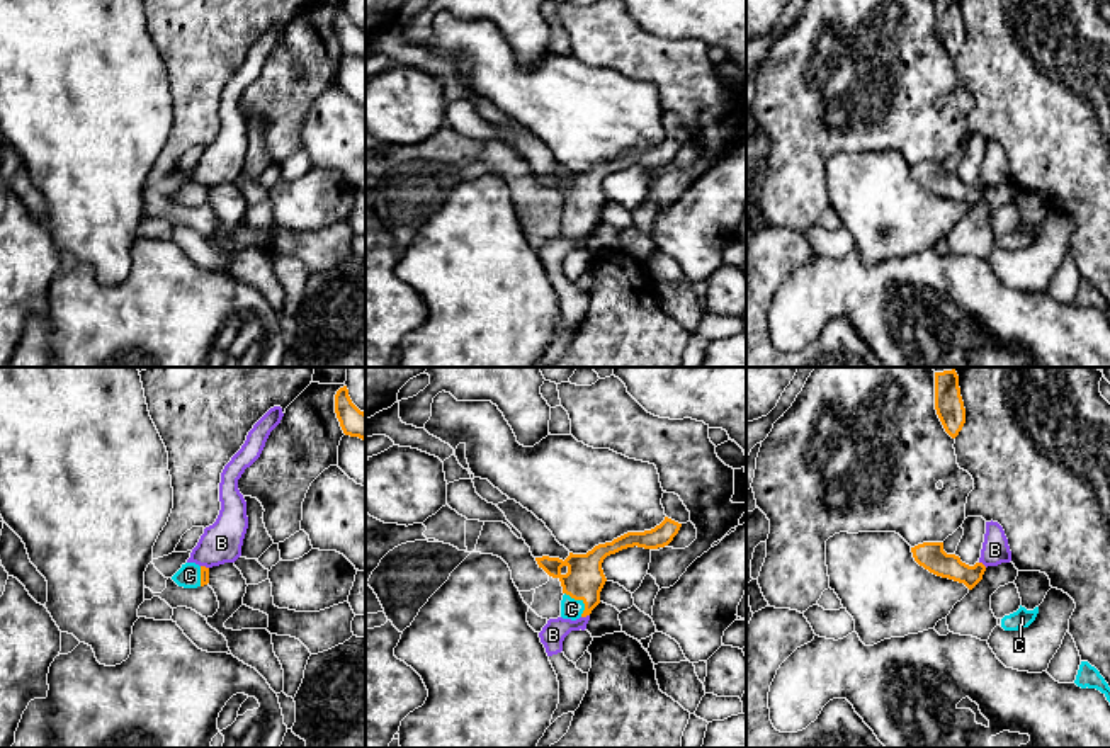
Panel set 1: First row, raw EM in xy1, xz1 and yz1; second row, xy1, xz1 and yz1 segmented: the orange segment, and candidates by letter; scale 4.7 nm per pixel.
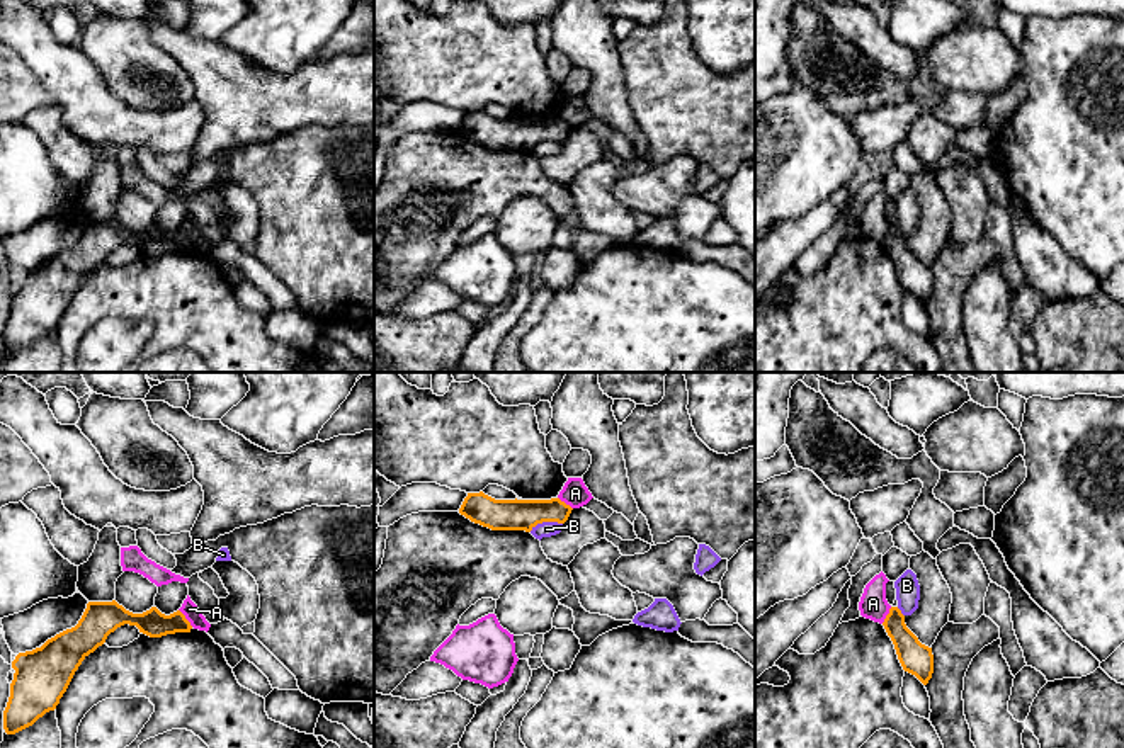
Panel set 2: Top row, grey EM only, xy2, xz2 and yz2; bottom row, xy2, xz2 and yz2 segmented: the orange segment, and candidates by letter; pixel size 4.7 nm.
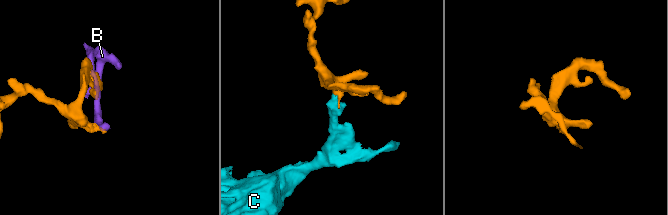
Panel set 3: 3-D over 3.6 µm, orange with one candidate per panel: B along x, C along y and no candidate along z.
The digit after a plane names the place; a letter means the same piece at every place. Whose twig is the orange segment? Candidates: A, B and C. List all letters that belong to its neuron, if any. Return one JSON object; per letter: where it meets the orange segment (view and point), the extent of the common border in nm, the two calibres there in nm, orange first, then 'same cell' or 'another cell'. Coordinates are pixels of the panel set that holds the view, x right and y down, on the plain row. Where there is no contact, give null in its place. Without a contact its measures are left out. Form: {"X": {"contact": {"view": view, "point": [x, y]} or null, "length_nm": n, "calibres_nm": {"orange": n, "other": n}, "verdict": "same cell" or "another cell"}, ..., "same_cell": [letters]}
{"A": {"contact": {"view": "xy2", "point": [184, 237]}, "length_nm": 110, "calibres_nm": {"orange": 130, "other": 80}, "verdict": "another cell"}, "B": {"contact": {"view": "xz2", "point": [544, 140]}, "length_nm": 170, "calibres_nm": {"orange": 140, "other": 80}, "verdict": "another cell"}, "C": {"contact": {"view": "xz1", "point": [580, 218]}, "length_nm": 150, "calibres_nm": {"orange": 180, "other": 100}, "verdict": "same cell"}, "same_cell": ["C"]}

